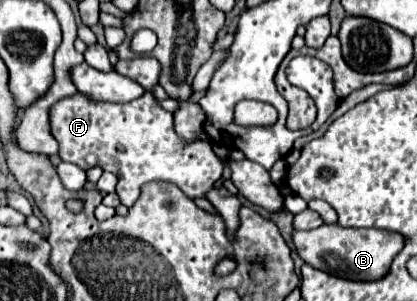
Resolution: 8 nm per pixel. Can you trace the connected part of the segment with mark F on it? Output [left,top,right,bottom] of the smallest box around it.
[50,57,222,207]

